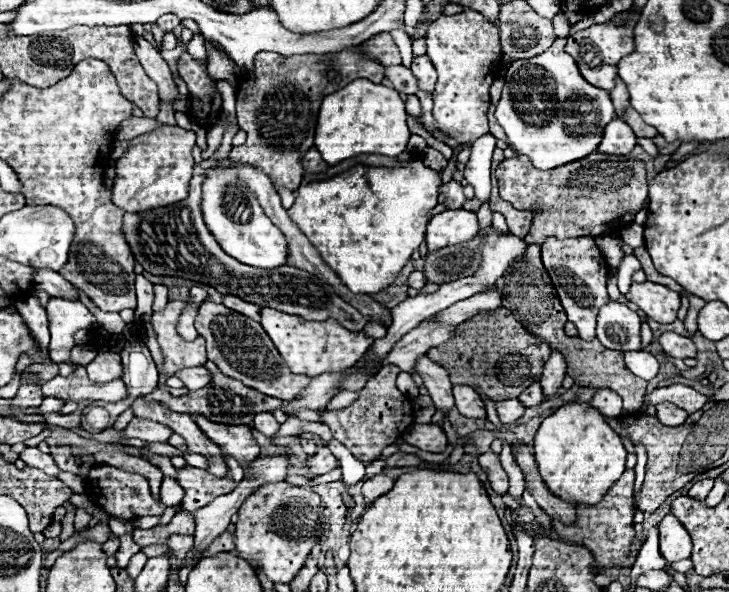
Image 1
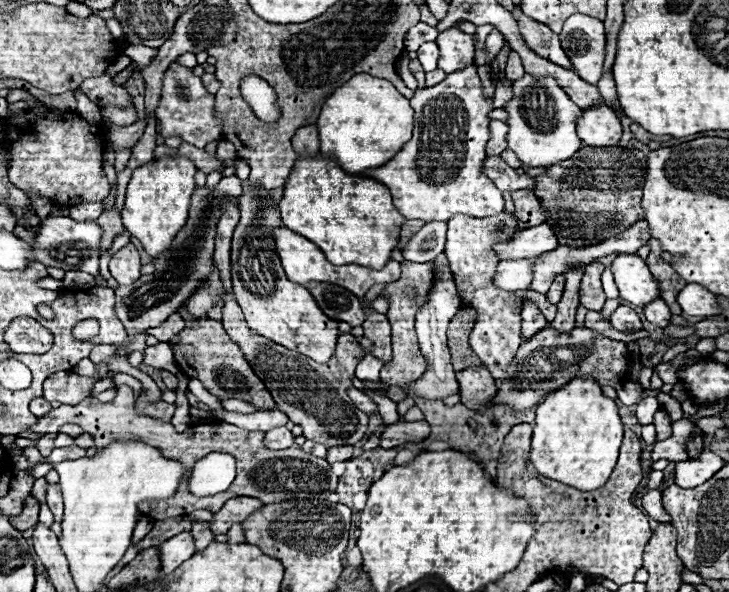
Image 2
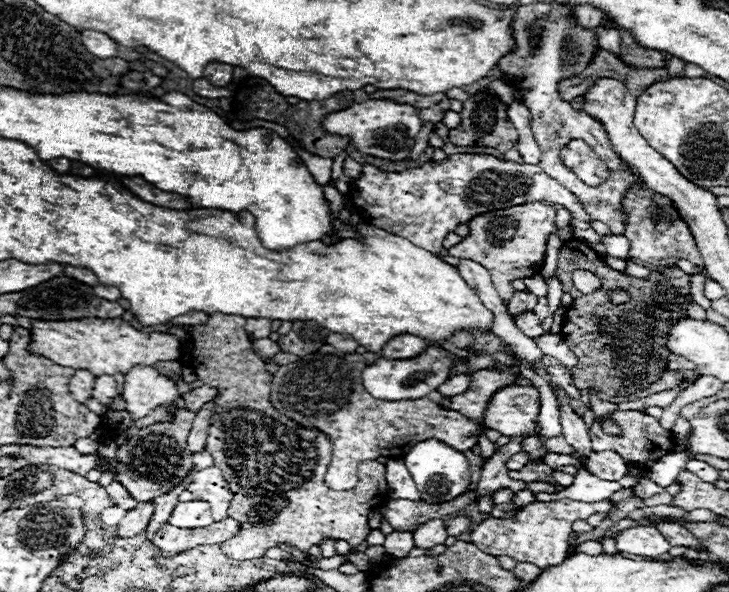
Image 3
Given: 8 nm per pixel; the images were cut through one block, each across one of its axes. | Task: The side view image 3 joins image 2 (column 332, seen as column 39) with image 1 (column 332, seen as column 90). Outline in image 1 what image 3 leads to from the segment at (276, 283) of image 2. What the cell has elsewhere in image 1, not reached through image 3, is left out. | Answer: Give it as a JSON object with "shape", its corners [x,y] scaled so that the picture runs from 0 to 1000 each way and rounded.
{"shape":[[[359,520],[357,547],[373,571],[373,578],[381,588],[384,601],[390,605],[392,618],[403,632],[417,632],[417,635],[439,635],[439,632],[450,632],[450,628],[466,628],[469,622],[480,622],[502,598],[502,591],[513,578],[513,571],[502,568],[499,561],[472,557],[472,551],[466,551],[461,541],[422,544],[412,534],[390,530],[390,527],[381,527],[373,520]]]}

